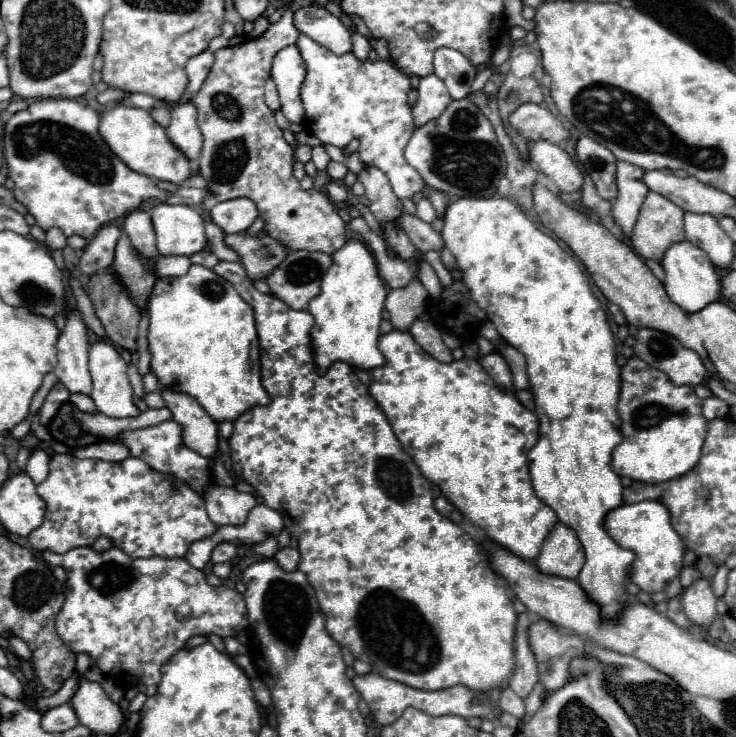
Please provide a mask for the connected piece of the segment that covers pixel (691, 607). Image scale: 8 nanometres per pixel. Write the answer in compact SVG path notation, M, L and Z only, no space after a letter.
M699 578L683 592L683 610L693 624L709 626L717 614L717 596L713 594L711 580Z

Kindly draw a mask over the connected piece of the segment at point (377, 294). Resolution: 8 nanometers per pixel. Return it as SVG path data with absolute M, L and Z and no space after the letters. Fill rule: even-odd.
M351 240L333 254L333 266L321 280L321 294L315 296L307 308L315 318L311 328L311 346L319 374L327 372L335 362L345 362L357 370L375 370L387 364L377 346L385 296L387 288L365 244Z

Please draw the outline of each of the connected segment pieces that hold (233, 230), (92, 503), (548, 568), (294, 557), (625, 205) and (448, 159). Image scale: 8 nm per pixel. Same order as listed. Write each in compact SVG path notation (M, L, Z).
M235 198L235 200L225 200L217 202L211 208L211 220L223 228L225 234L237 234L247 230L255 218L259 216L255 202L249 198Z
M55 454L51 458L49 476L37 486L37 494L47 504L47 514L43 524L29 534L29 544L37 550L51 550L55 554L65 554L77 546L91 546L99 536L113 540L113 546L121 548L131 558L179 558L185 556L187 548L205 536L211 536L217 526L209 520L205 512L203 496L193 492L185 484L173 486L171 478L151 470L139 458L125 458L123 462L103 462L103 460L81 460L73 454Z
M557 524L543 542L541 554L537 556L535 564L543 574L575 580L583 562L585 554L575 532L563 524Z
M281 548L277 554L275 554L275 560L279 562L279 566L287 572L293 572L297 570L297 564L299 564L299 552L295 548Z
M617 162L617 198L613 200L611 214L615 224L627 238L633 232L639 208L649 192L641 178L643 178L641 168L627 162Z
M467 98L453 100L437 122L431 120L415 128L405 146L405 160L421 174L427 186L449 194L453 200L463 196L493 196L505 174L505 156L491 122Z

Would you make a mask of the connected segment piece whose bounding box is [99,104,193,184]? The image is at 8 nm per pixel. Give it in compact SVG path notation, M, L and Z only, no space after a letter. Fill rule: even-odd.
M113 106L103 110L103 118L99 124L99 134L105 138L105 142L109 144L109 148L135 172L157 178L157 180L165 180L165 182L173 182L173 184L183 184L185 180L189 180L193 176L191 170L191 162L187 160L187 156L175 148L175 144L171 144L171 140L167 138L167 130L159 124L155 124L155 120L151 120L147 110L141 108L133 108L133 106Z

